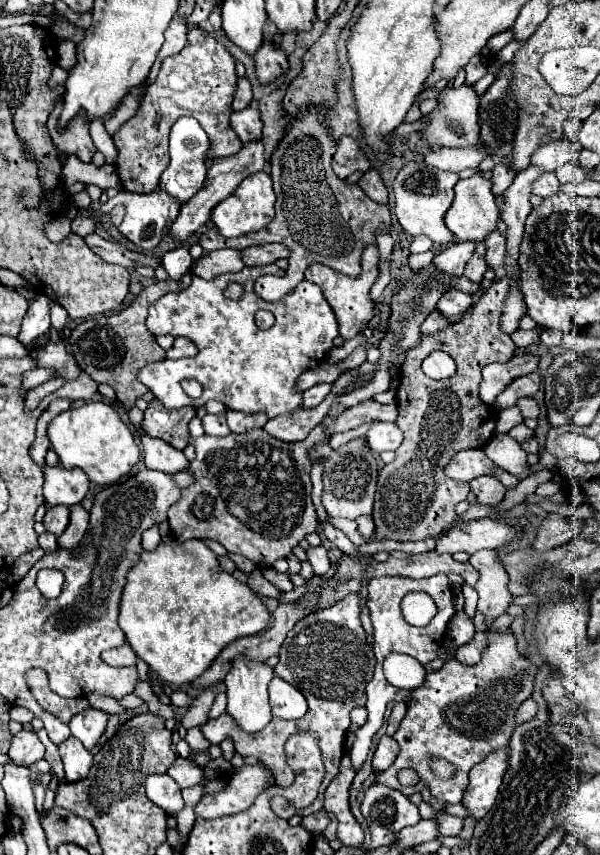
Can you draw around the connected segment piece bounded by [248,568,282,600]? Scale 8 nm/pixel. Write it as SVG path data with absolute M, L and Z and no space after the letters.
M258 568L252 570L248 576L250 576L250 578L248 578L248 586L250 586L256 594L262 594L262 596L274 598L274 600L278 600L278 598L282 596L282 592L280 592L276 586L272 586L272 584L262 576L262 572L260 572Z

